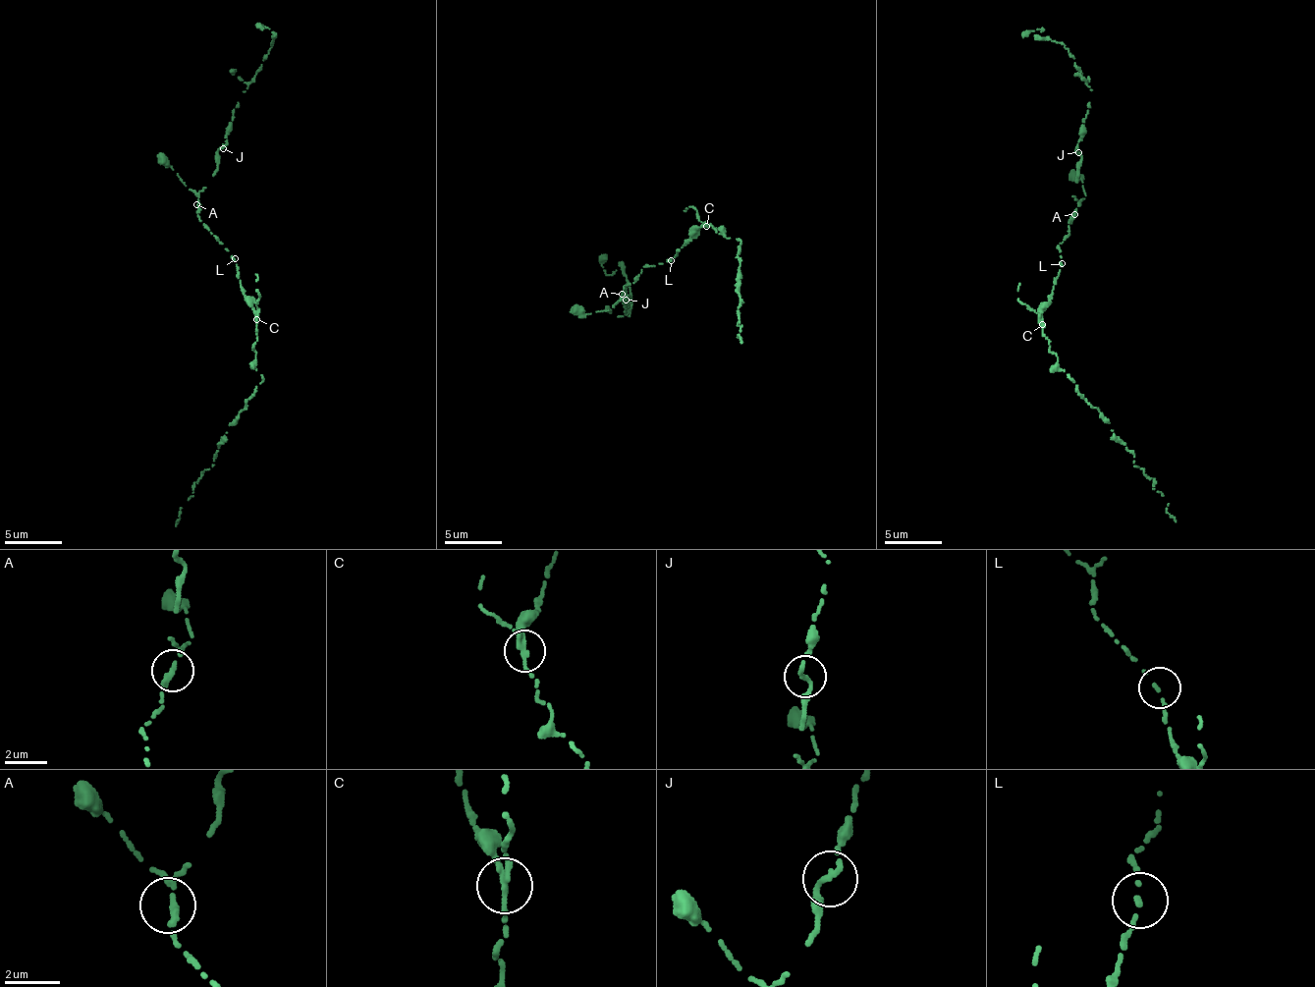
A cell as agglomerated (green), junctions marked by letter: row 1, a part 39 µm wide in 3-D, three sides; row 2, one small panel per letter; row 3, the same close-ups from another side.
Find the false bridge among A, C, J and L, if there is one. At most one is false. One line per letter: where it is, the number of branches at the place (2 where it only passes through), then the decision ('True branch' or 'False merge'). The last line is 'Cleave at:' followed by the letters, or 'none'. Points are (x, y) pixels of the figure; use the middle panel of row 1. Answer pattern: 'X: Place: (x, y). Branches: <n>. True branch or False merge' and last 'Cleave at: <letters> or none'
A: Place: (622, 294). Branches: 3. True branch
C: Place: (706, 226). Branches: 3. False merge
J: Place: (626, 300). Branches: 2. True branch
L: Place: (671, 260). Branches: 1. True branch
Cleave at: C

